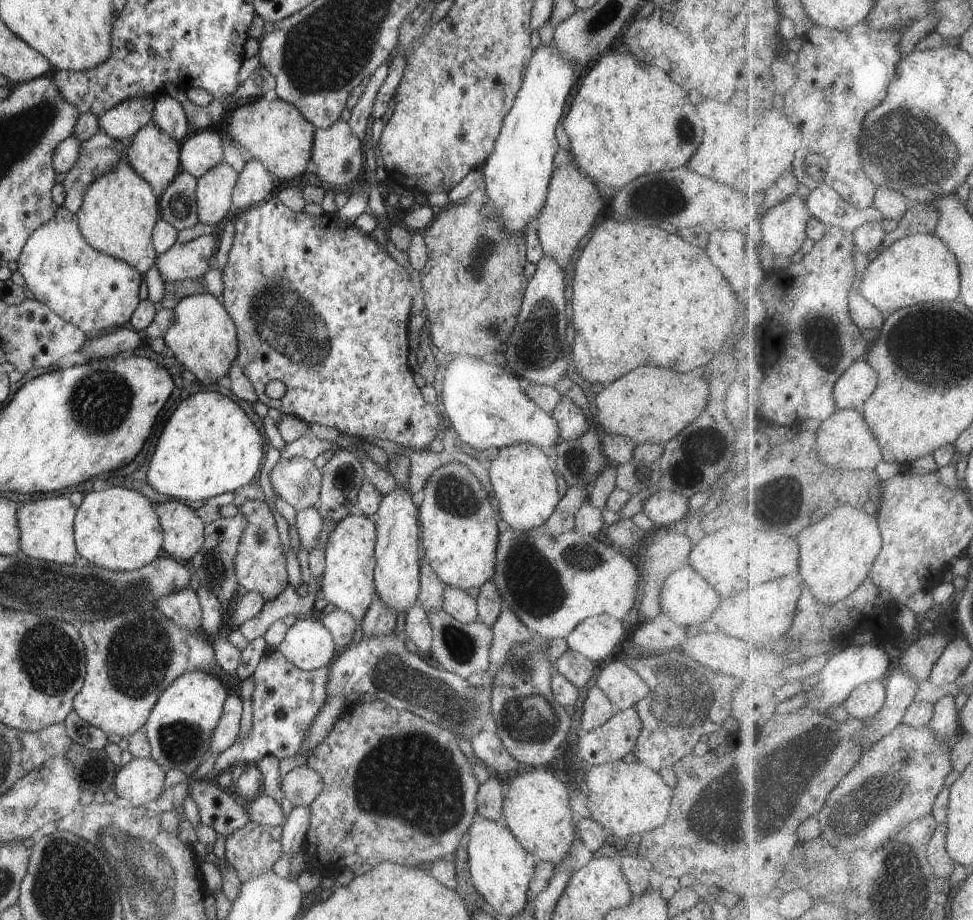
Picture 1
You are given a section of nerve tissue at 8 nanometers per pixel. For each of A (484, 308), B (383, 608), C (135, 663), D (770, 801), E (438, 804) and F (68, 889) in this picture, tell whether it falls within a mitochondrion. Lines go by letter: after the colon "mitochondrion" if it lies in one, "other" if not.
A: other
B: other
C: mitochondrion
D: mitochondrion
E: mitochondrion
F: mitochondrion

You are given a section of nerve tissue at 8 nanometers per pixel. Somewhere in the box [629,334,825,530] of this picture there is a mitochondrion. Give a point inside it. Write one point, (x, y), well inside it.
(701, 447)

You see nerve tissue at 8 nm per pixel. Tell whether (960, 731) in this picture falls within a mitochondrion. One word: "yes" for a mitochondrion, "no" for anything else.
no

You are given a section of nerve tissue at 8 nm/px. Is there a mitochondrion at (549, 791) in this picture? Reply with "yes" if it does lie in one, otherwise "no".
no

